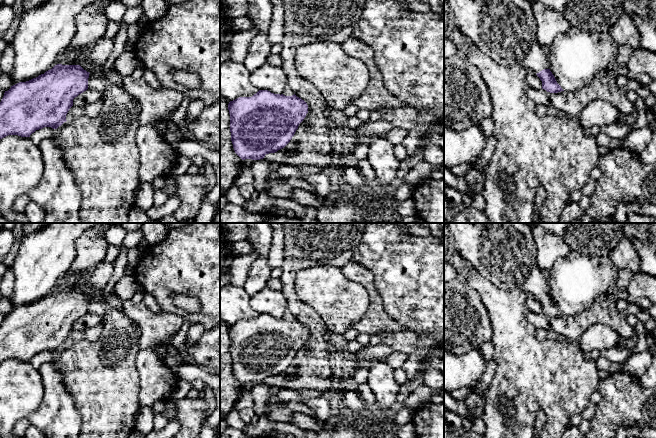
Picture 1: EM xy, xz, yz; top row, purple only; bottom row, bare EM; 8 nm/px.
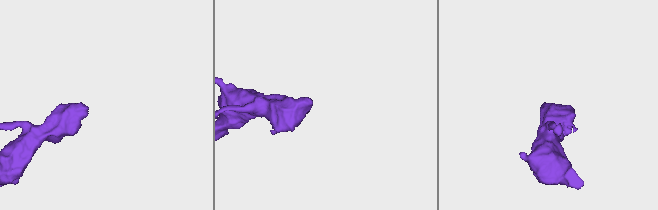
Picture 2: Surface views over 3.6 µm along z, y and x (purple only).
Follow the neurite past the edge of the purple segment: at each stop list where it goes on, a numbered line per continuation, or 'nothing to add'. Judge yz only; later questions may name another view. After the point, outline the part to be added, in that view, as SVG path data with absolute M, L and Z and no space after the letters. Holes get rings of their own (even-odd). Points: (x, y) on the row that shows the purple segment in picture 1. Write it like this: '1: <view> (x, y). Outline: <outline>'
1: yz (504, 29). Outline: M444 0L444 6L453 15L454 22L463 35L505 66L519 65L534 74L550 68L547 48L540 46L537 41L537 22L529 0Z

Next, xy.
1: xy (96, 55). Outline: M103 35L96 43L85 51L84 59L79 64L84 70L92 69L99 72L108 60L114 46L114 38Z

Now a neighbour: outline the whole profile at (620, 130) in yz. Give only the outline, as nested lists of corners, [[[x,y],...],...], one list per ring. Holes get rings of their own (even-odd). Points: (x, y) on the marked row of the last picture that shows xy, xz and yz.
[[[619,122],[601,126],[600,131],[611,139],[623,140],[631,132],[631,125]]]

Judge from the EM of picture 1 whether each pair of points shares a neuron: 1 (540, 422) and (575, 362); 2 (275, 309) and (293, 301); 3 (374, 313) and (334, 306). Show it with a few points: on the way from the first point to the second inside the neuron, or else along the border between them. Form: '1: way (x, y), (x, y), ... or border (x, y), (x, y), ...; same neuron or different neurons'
1: border (541, 409), (536, 416), (534, 427); different neurons
2: border (281, 290), (288, 309); different neurons
3: border (365, 288), (368, 293), (368, 309), (351, 328); different neurons

